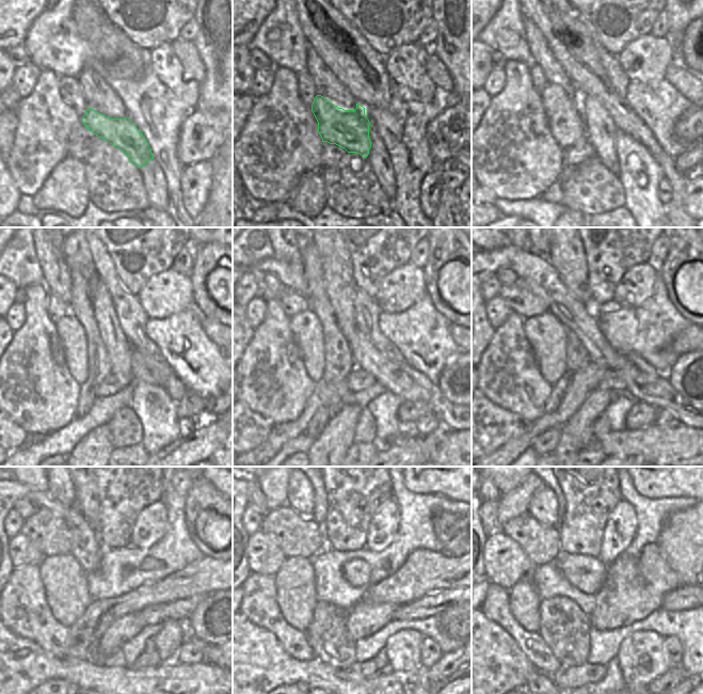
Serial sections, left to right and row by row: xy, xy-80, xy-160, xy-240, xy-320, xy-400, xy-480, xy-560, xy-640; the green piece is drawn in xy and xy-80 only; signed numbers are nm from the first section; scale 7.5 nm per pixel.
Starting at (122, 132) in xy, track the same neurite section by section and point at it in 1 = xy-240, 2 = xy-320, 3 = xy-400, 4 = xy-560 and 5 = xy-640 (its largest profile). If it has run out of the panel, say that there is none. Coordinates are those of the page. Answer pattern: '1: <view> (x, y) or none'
1: xy-240 (72, 334)
2: xy-320 (306, 328)
3: xy-400 (546, 335)
4: xy-560 (294, 582)
5: xy-640 (525, 601)

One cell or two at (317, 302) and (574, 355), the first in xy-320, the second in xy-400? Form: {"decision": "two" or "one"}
{"decision": "one"}

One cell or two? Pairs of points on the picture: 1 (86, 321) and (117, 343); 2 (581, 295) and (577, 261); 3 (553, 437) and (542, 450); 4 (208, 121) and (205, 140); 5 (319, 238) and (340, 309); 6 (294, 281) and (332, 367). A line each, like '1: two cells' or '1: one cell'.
1: two cells
2: one cell
3: one cell
4: one cell
5: one cell
6: two cells

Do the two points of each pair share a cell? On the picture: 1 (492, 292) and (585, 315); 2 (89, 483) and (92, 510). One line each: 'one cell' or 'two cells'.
1: two cells
2: one cell

